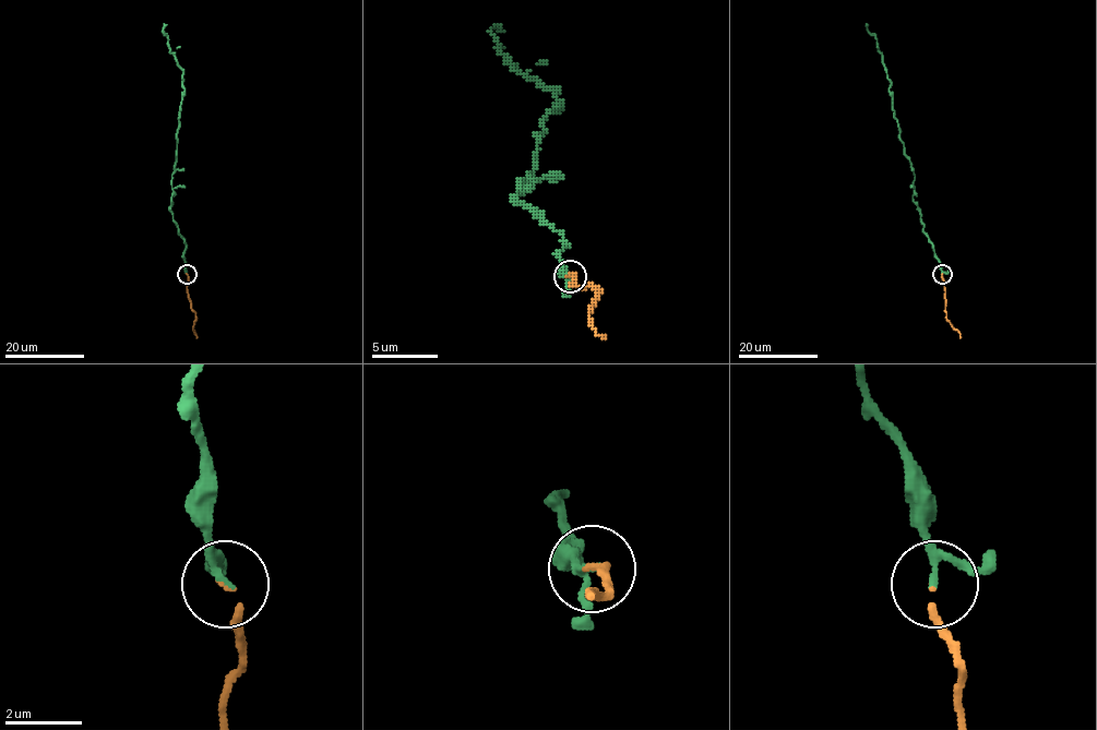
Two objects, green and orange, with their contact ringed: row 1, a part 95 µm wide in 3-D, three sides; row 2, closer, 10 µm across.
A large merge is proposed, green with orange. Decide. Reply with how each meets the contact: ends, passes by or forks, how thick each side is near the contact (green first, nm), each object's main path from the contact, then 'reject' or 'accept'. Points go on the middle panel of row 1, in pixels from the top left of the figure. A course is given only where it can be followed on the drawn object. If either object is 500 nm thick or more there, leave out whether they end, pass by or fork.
green passes by; orange ends; calibres 150 and 90 nm; course green (570, 276), (567, 243), (517, 198), (544, 116), (563, 99), (508, 60), (491, 31), (504, 31); course orange (570, 276), (573, 273), (576, 283), (570, 283), (573, 286), (599, 289), (589, 325), (603, 335); accept

